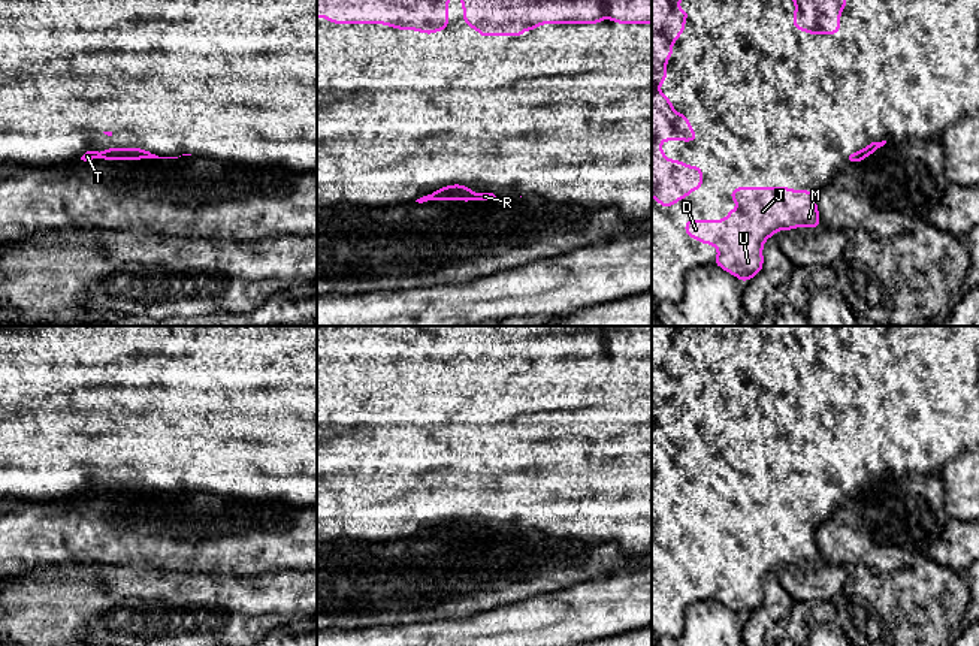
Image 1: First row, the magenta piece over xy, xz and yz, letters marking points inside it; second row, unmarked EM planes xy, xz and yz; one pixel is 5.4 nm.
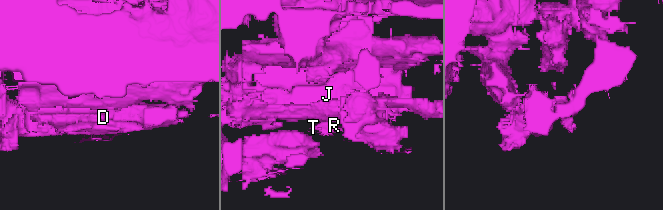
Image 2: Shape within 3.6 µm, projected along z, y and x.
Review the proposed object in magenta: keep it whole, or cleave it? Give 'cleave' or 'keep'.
keep

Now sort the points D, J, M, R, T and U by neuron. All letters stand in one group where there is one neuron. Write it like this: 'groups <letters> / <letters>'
groups D J M R T U

